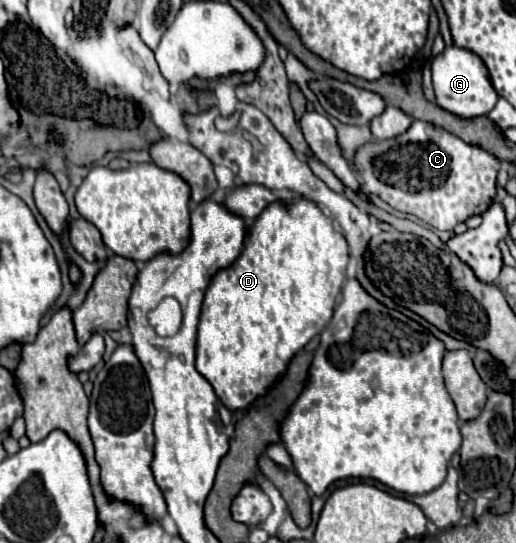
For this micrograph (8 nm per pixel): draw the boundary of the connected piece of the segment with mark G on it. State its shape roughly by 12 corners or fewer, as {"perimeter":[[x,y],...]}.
{"perimeter":[[472,52],[432,60],[436,104],[460,118],[486,116],[498,100]]}

